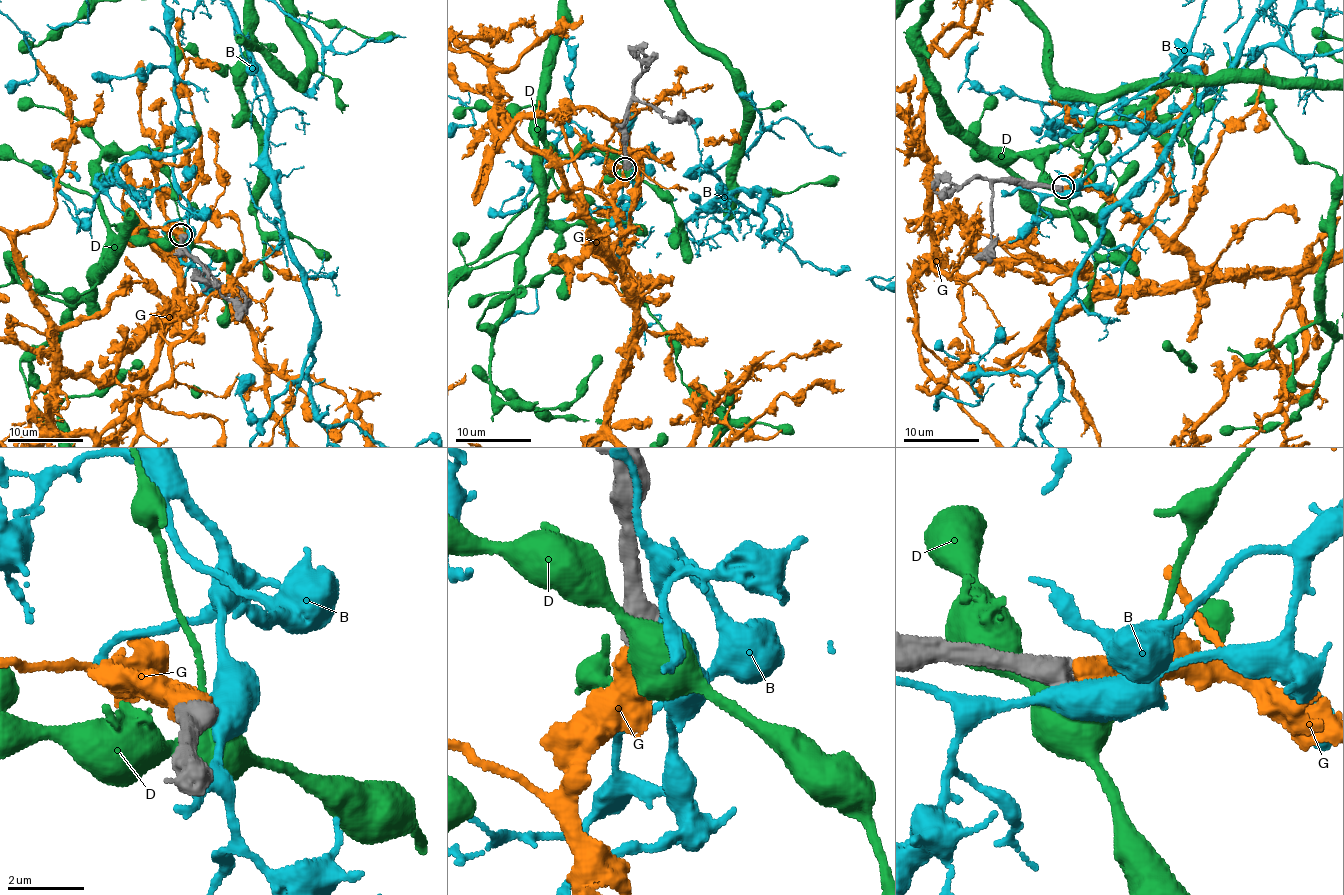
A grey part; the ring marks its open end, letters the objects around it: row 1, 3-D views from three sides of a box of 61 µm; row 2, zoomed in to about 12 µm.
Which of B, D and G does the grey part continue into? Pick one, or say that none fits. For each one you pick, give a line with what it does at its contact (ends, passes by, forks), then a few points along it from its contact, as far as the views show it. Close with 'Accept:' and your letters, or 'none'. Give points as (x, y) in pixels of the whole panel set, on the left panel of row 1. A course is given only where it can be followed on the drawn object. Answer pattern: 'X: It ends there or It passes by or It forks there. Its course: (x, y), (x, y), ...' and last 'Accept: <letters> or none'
G: It ends there
Accept: G

